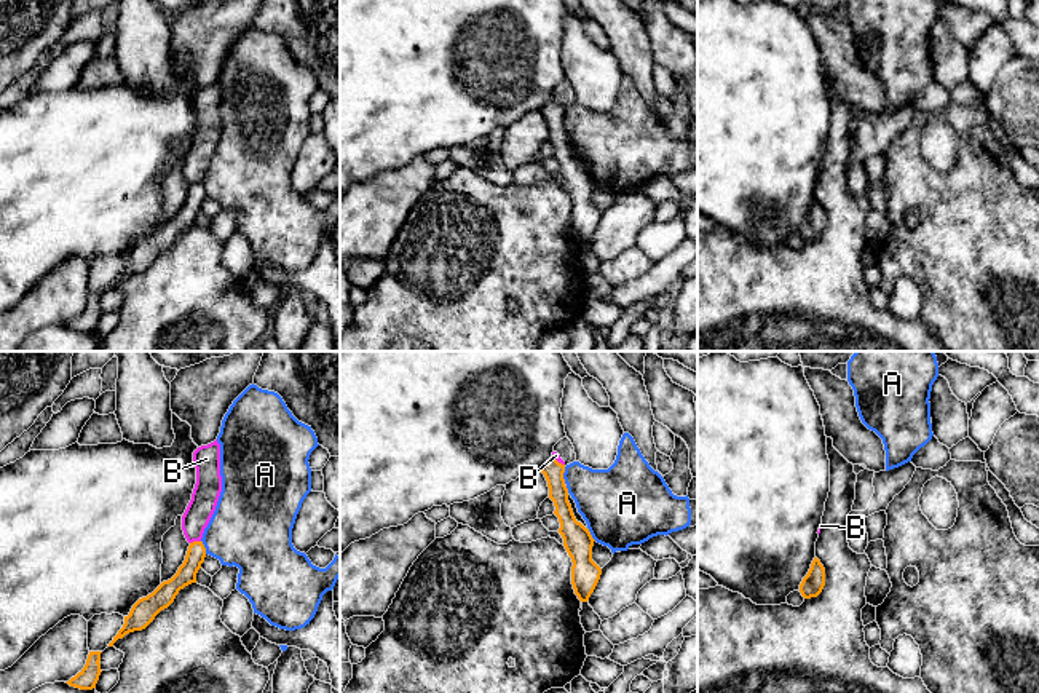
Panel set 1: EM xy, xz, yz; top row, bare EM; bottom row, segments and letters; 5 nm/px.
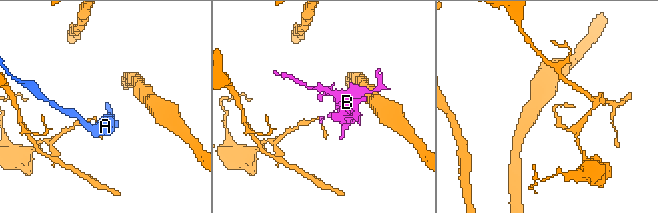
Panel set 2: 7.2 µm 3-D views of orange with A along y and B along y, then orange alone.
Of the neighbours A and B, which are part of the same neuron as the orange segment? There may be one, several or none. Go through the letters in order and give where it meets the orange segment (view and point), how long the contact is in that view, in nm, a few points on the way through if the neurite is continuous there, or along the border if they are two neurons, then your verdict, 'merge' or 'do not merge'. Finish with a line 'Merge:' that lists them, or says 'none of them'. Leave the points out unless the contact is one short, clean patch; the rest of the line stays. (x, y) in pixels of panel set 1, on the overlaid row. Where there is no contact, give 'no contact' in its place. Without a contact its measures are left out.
A: xz (562, 475) | 90 nm | along xz (565, 467), (564, 483) | do not merge
B: xy (195, 542) | 60 nm | along xy (200, 540), (190, 543) | do not merge
Merge: none of them

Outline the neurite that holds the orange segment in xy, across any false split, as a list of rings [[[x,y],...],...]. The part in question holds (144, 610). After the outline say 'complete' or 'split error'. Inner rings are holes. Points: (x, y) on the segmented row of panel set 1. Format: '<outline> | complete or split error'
[[[203,541],[190,543],[185,560],[179,567],[177,573],[171,580],[163,581],[152,594],[139,599],[132,605],[129,615],[124,616],[123,628],[109,647],[113,647],[118,639],[123,639],[129,632],[145,629],[161,610],[168,608],[174,602],[180,589],[196,583],[196,573],[201,568],[204,557],[206,548]]] | complete

